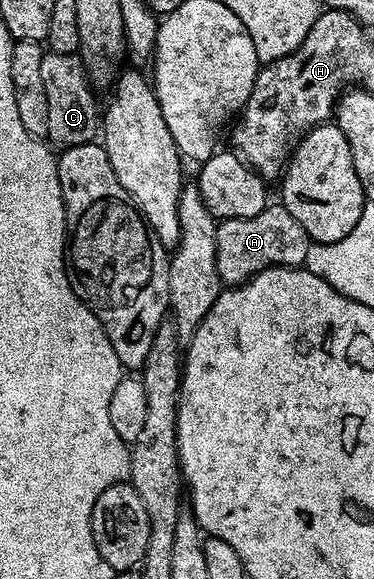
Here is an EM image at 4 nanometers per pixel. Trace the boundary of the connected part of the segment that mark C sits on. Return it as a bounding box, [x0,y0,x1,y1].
[40,53,100,147]

